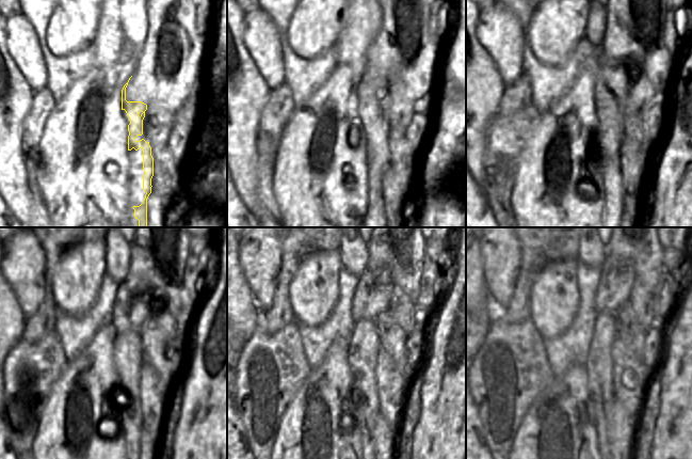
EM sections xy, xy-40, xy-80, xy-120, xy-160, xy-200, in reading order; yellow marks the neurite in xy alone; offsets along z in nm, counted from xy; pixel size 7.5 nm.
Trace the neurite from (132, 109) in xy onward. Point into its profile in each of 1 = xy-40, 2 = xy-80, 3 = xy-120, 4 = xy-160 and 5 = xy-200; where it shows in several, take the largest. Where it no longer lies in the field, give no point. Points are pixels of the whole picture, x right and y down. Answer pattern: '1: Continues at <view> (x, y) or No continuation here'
1: Continues at xy-40 (372, 89)
2: Continues at xy-80 (611, 82)
3: Continues at xy-120 (130, 311)
4: Continues at xy-160 (372, 296)
5: Continues at xy-200 (616, 280)

